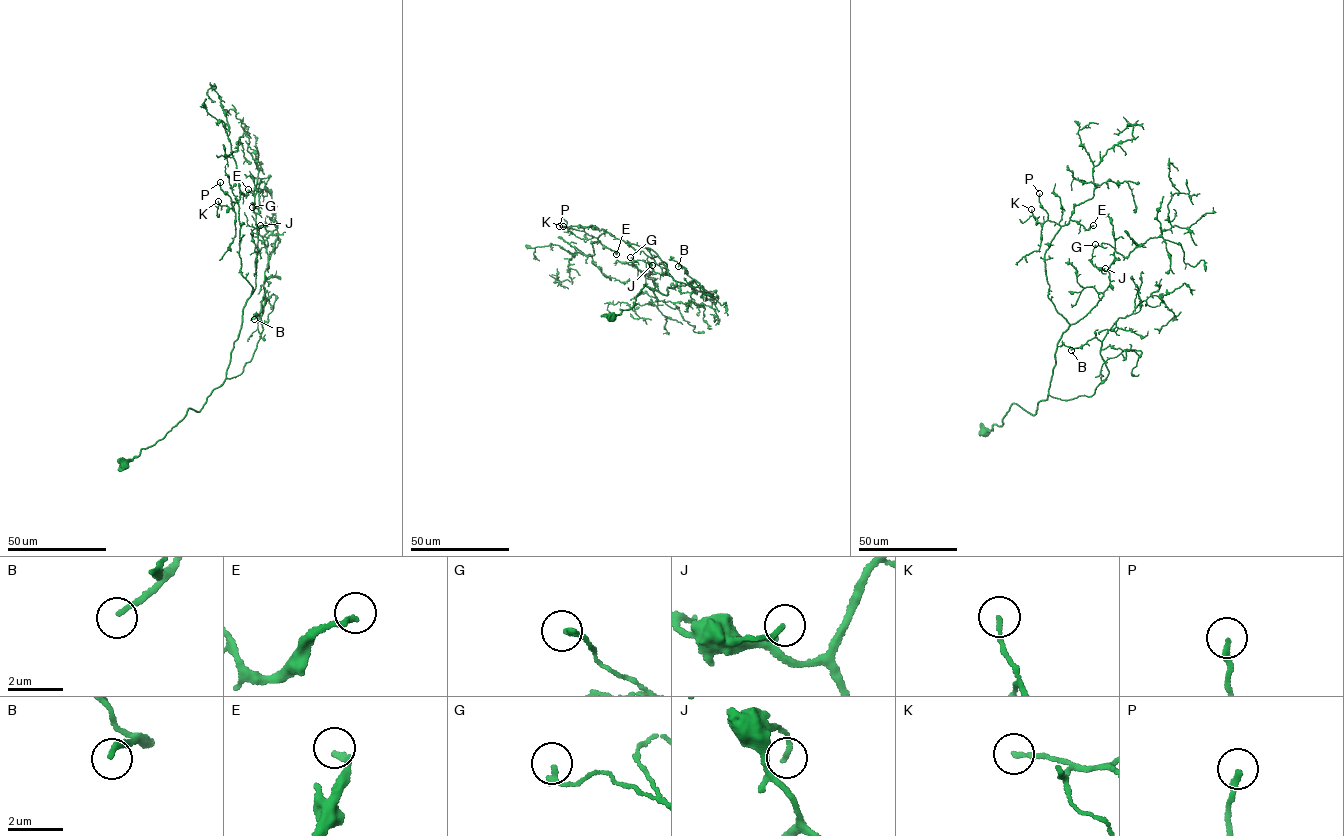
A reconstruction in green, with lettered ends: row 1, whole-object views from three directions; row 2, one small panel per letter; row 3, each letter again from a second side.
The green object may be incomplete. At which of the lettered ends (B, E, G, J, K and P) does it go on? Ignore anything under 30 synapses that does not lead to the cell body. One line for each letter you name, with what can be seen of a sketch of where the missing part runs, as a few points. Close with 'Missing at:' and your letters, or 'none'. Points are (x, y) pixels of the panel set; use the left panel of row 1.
B: course (254, 319), (250, 326), (255, 337), (242, 339), (229, 360)
P: course (220, 182), (216, 151)
Missing at: B, P

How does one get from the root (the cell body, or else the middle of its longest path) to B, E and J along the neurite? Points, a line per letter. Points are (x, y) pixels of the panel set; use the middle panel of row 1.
B: (611, 316), (632, 307), (644, 284), (665, 295), (668, 287), (681, 281), (713, 295), (678, 266)
E: (611, 316), (632, 307), (644, 284), (665, 295), (676, 284), (649, 248), (599, 235), (616, 254)
J: (611, 316), (632, 307), (644, 284), (665, 295), (676, 285), (659, 263), (665, 262), (662, 275), (652, 265)

